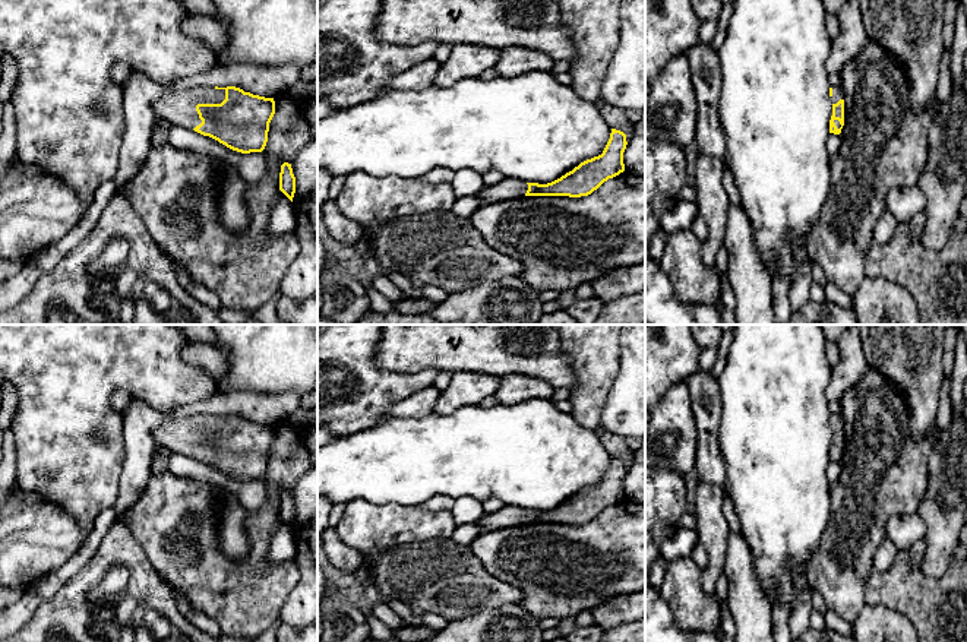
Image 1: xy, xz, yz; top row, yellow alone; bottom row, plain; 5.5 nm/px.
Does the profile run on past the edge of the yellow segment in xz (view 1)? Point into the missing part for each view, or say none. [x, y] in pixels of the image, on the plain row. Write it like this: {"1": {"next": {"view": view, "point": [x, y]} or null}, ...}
{"1": {"next": {"view": "xz", "point": [508, 515]}}}

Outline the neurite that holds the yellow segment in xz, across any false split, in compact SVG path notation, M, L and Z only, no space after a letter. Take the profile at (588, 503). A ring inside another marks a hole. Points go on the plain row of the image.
M612 456L610 467L601 483L581 490L560 506L538 512L505 505L494 513L483 515L480 528L487 532L522 524L588 524L604 509L625 499L623 480L626 472L626 462Z

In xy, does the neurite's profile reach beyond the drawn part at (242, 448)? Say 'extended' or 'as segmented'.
extended

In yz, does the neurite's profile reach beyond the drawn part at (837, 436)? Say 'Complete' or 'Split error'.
Split error

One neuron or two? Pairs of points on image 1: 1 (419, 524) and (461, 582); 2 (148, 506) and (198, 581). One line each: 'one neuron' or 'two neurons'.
1: two neurons
2: one neuron

